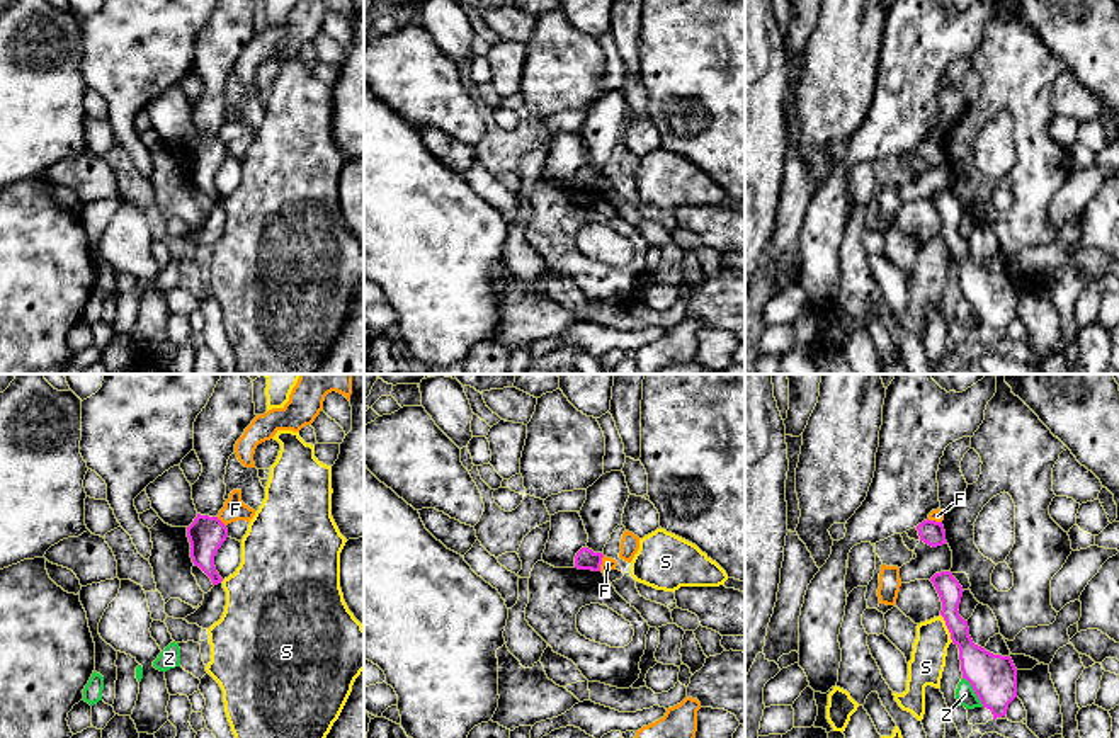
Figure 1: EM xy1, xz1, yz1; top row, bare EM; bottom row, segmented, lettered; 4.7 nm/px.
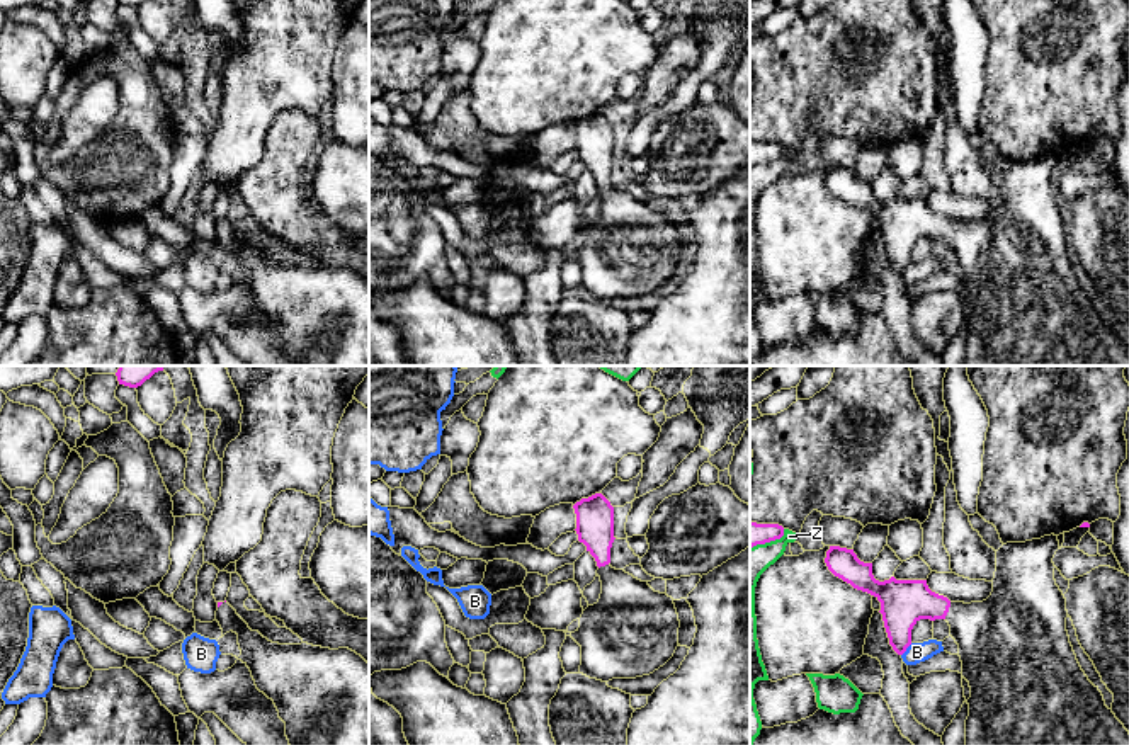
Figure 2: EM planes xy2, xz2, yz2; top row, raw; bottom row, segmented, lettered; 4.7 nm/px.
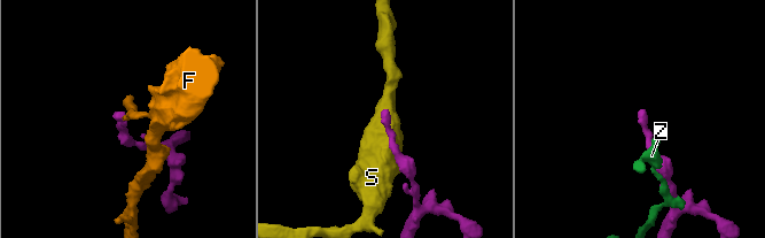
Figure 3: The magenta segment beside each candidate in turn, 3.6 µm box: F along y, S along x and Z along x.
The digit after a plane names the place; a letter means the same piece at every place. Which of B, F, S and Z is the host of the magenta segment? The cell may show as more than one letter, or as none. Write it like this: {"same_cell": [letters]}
{"same_cell": []}

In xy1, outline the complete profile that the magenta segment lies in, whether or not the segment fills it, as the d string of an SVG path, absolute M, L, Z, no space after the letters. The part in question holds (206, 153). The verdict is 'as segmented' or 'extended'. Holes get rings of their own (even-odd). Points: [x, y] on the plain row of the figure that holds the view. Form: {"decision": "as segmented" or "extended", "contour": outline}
{"decision": "as segmented", "contour": "M201 134L187 146L187 156L190 162L190 177L213 201L218 204L223 201L214 185L214 175L221 163L228 156L226 145L218 136Z"}

